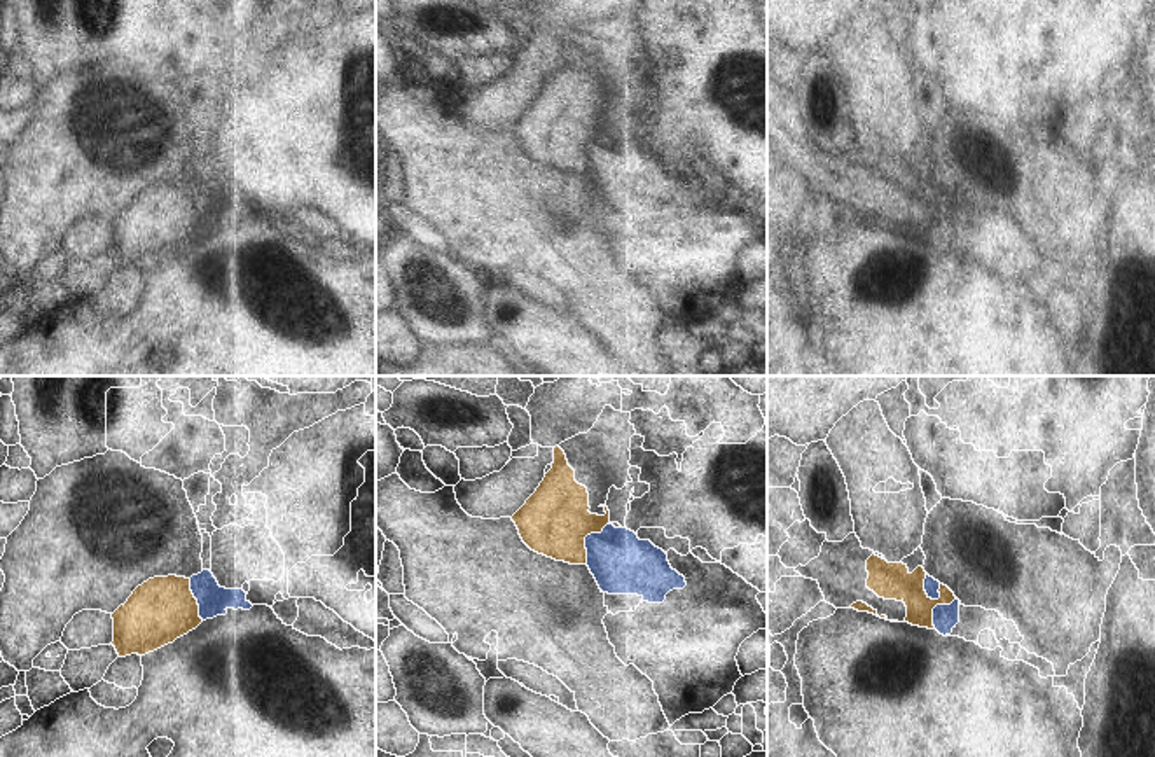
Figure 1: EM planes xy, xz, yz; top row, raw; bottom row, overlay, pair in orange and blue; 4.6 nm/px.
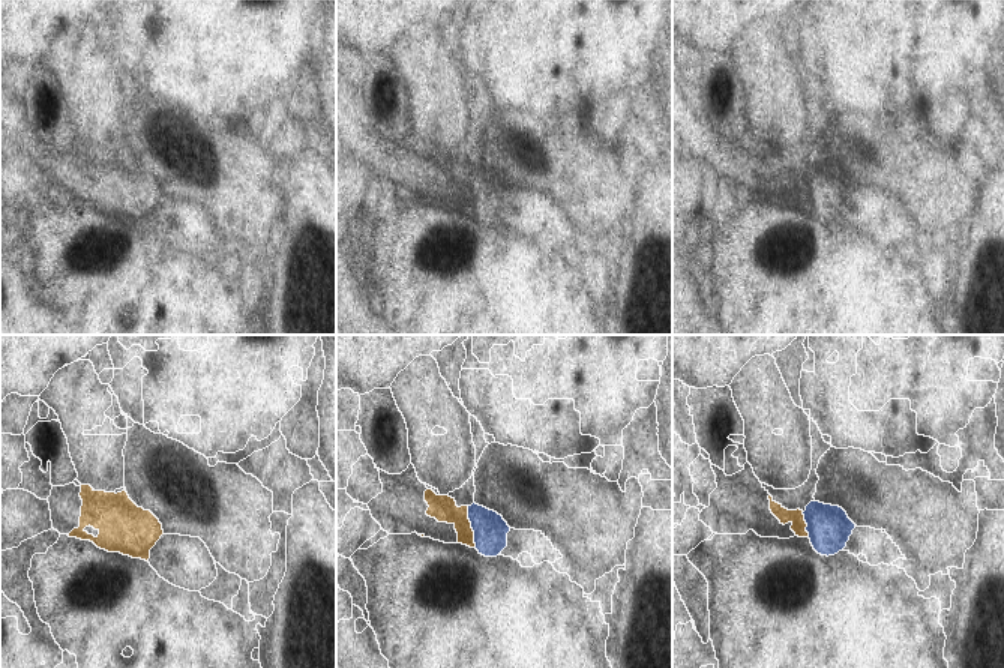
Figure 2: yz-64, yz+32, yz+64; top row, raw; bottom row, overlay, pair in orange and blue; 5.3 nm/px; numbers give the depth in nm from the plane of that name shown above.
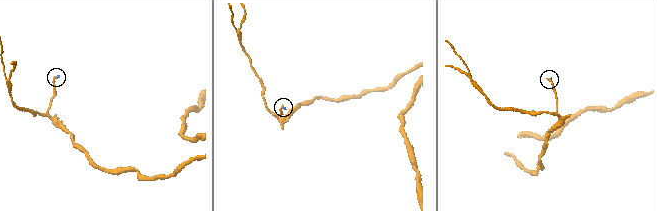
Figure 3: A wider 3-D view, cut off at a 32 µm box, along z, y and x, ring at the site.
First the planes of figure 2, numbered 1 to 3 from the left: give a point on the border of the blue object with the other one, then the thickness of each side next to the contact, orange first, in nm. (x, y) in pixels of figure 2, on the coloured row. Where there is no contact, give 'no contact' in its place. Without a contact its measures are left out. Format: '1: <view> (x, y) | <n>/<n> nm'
1: no contact
2: yz+32 (470, 526) | 140/180 nm
3: yz+64 (806, 524) | 80/240 nm

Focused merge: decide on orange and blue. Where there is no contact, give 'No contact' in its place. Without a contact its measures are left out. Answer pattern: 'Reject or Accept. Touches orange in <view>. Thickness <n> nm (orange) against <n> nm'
Reject. Touches orange in xz. Thickness 320 nm (orange) against 280 nm

